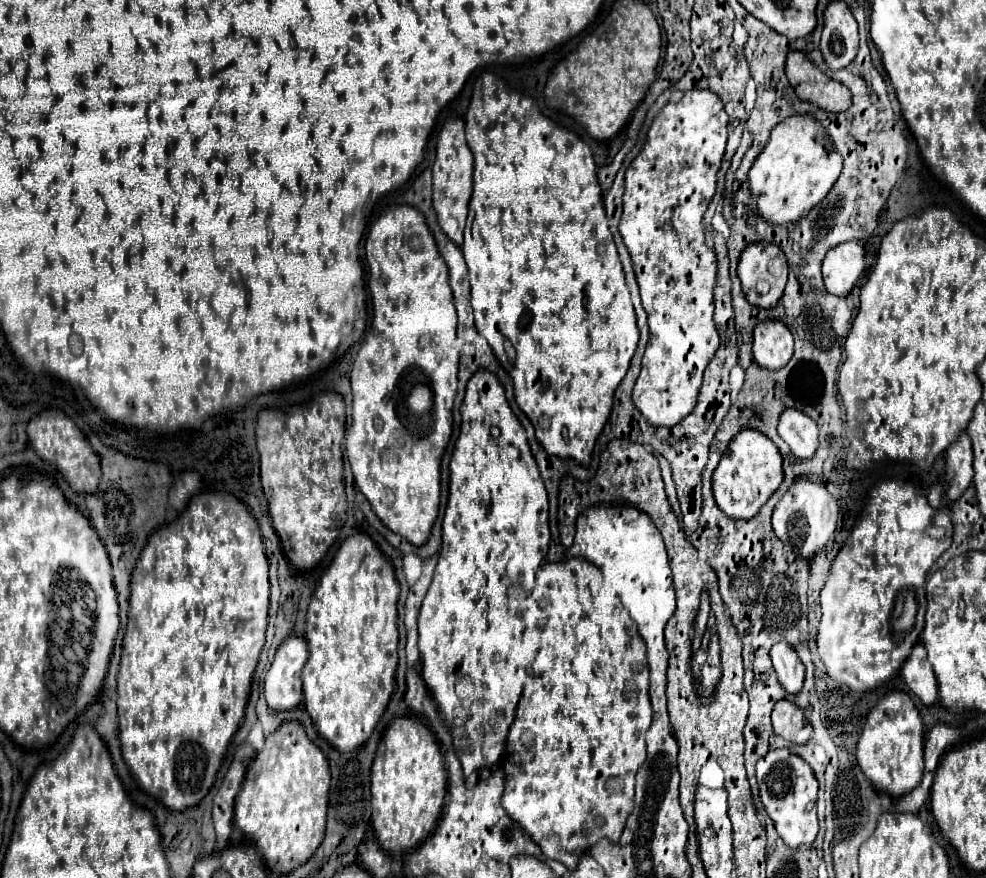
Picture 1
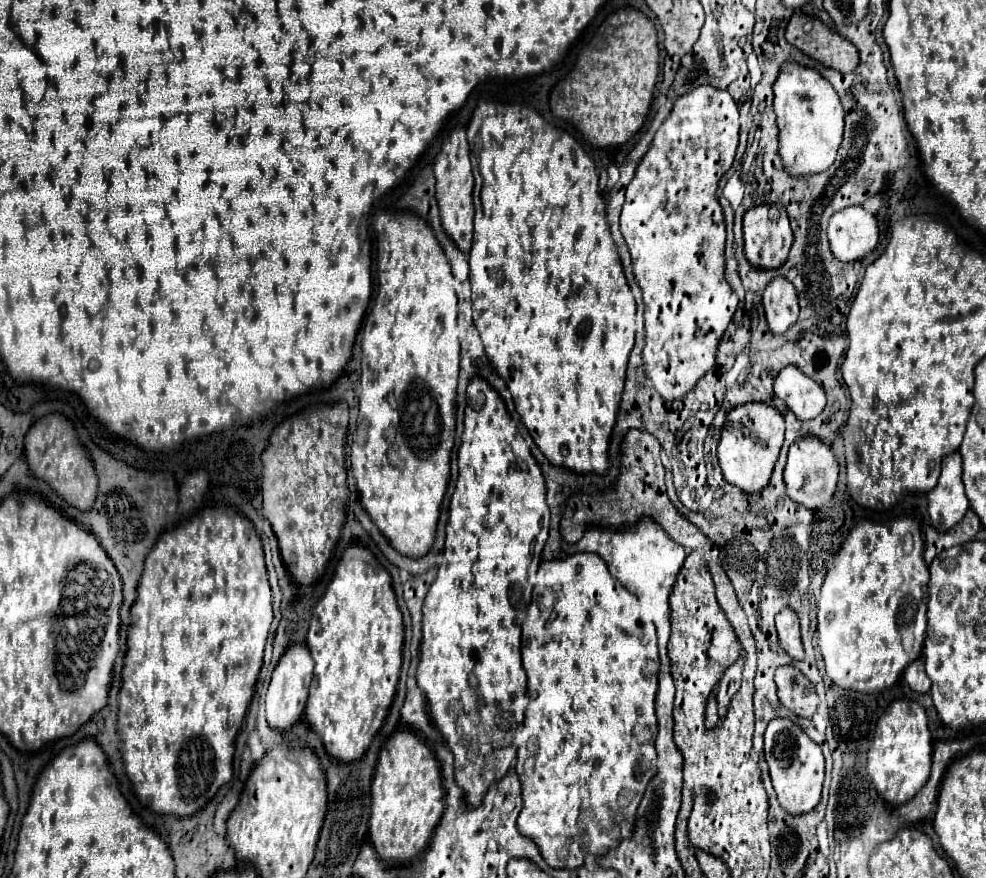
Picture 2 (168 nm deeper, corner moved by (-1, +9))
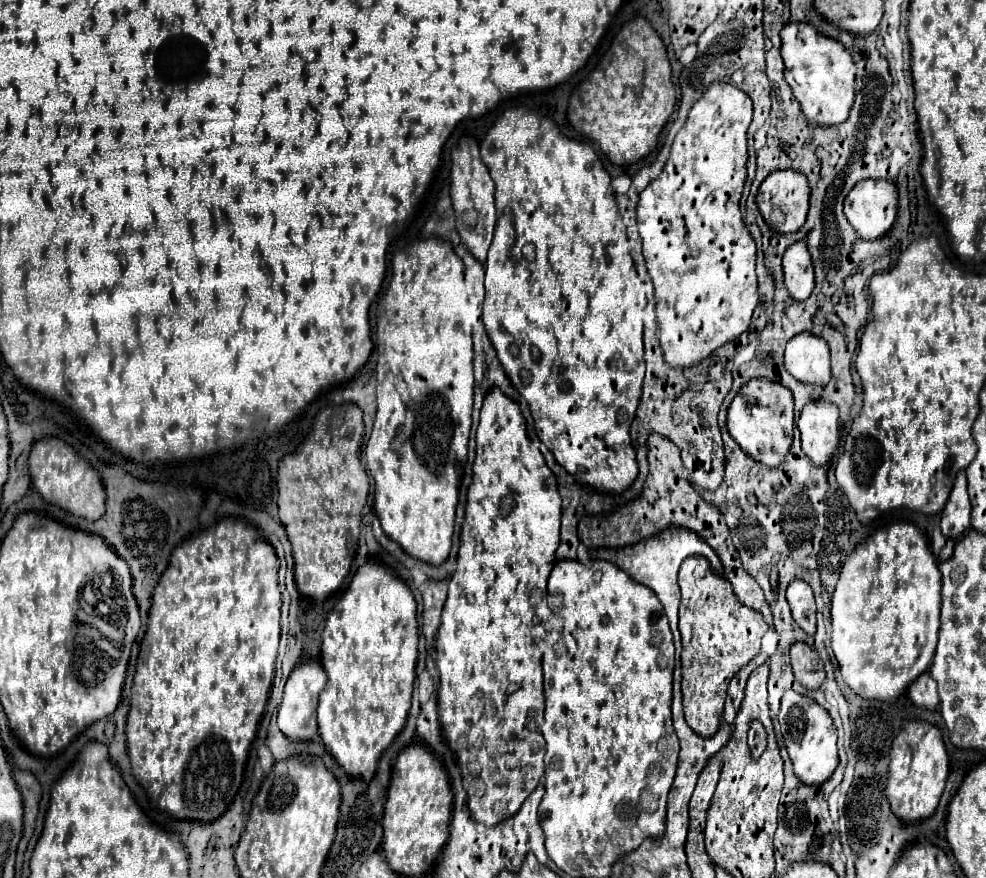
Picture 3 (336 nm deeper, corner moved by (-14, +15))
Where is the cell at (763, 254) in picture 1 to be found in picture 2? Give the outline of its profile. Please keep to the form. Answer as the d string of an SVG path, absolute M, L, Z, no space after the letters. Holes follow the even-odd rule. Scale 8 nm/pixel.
M756 206L744 214L744 252L748 262L760 270L778 270L790 252L792 230L782 206Z

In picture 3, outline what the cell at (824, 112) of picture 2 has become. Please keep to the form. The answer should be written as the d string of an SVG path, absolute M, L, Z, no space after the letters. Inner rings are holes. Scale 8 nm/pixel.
M787 22L781 30L781 56L785 62L785 80L793 88L793 94L799 100L807 120L821 126L841 124L841 120L847 118L847 112L851 110L855 98L855 62L851 58L851 52L841 42L821 34L807 22Z

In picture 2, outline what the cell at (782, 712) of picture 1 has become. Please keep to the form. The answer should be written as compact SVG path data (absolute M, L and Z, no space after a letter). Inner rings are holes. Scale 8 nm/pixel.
M778 668L776 670L778 700L798 718L812 718L818 708L818 696L812 690L812 684L796 668Z

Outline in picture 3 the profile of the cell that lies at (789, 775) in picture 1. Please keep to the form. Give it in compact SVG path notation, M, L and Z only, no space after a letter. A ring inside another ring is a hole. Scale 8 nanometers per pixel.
M787 690L781 698L779 724L783 732L783 740L789 750L789 758L793 762L795 774L801 782L821 784L827 780L839 764L837 756L837 728L823 706L819 706L811 696L805 696L795 690Z

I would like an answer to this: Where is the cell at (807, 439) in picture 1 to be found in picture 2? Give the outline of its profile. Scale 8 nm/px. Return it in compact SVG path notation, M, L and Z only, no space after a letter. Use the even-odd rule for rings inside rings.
M786 366L778 378L774 378L774 392L800 422L814 420L826 406L822 386L806 378L796 366Z

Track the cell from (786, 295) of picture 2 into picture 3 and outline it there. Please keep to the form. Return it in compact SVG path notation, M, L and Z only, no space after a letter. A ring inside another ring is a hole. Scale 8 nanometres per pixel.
M799 240L797 244L791 244L785 250L783 270L785 270L785 284L791 296L795 300L807 300L807 296L815 288L815 270L805 240Z

